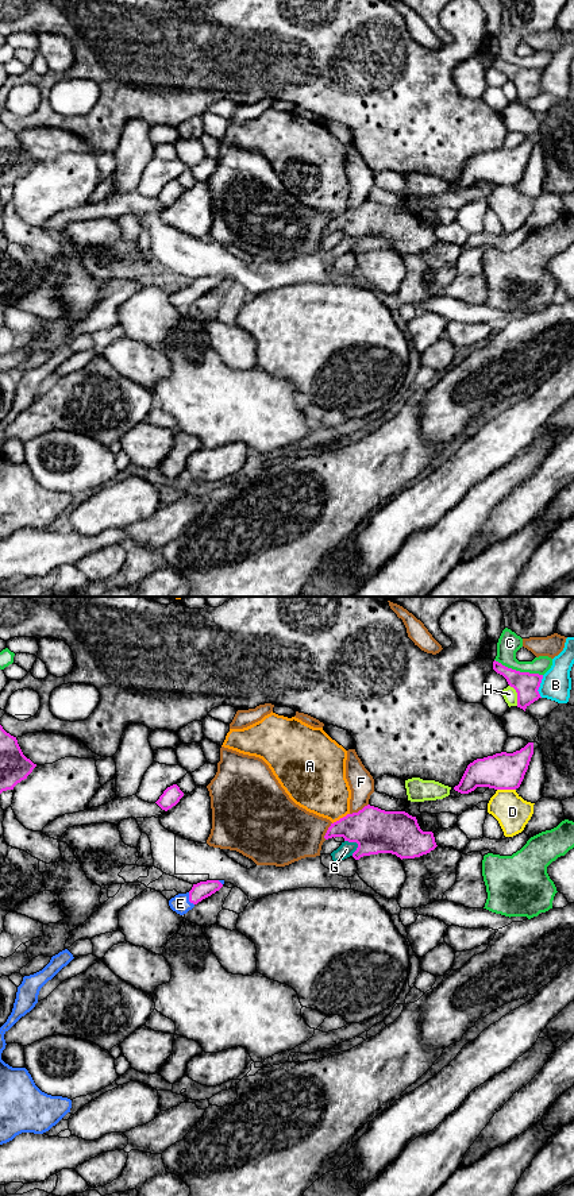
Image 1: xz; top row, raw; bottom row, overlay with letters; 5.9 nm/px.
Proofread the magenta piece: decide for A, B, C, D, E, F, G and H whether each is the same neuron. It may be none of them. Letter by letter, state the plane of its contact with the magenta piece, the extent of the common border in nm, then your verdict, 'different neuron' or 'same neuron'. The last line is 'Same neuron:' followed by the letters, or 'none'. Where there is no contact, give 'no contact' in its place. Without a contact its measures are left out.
A: xz | 120 nm | different neuron
B: xz | 140 nm | different neuron
C: xz | 300 nm | different neuron
D: xz | 110 nm | different neuron
E: xz | 90 nm | different neuron
F: xz | 130 nm | different neuron
G: xz | 110 nm | different neuron
H: xz | 140 nm | different neuron
Same neuron: none

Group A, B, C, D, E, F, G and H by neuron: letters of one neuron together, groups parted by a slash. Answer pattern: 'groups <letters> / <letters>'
groups A / B G / C / D / E / F / H

